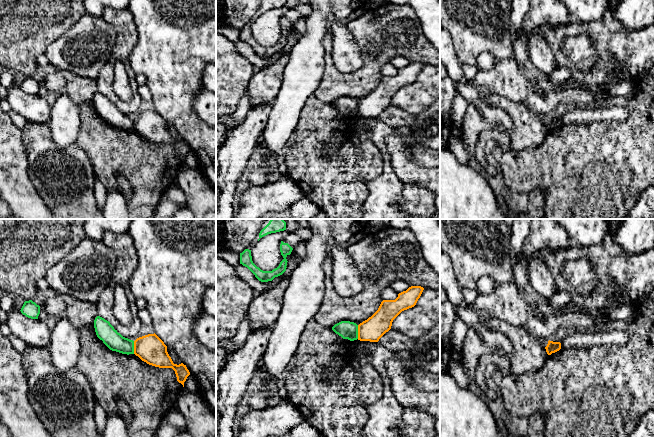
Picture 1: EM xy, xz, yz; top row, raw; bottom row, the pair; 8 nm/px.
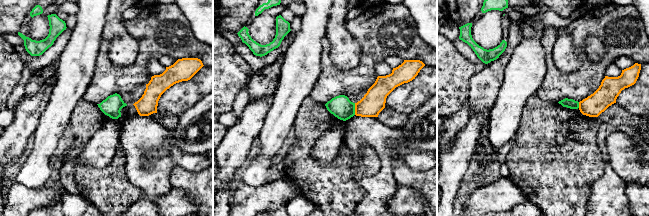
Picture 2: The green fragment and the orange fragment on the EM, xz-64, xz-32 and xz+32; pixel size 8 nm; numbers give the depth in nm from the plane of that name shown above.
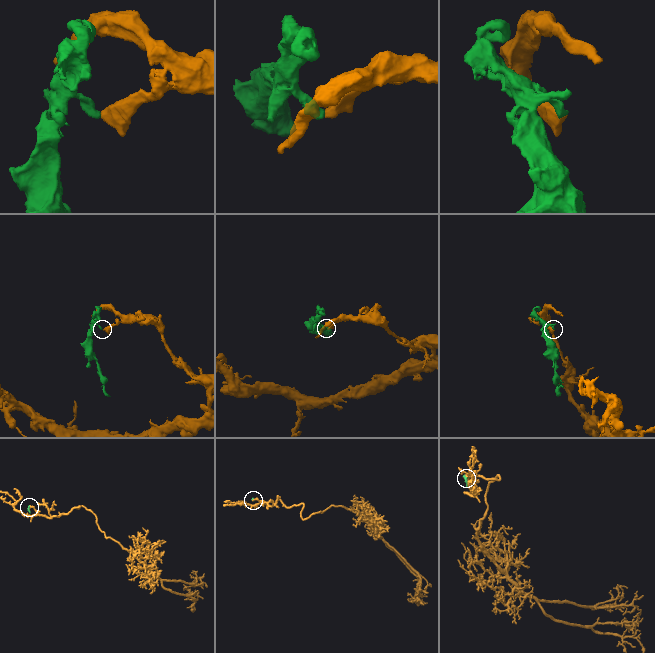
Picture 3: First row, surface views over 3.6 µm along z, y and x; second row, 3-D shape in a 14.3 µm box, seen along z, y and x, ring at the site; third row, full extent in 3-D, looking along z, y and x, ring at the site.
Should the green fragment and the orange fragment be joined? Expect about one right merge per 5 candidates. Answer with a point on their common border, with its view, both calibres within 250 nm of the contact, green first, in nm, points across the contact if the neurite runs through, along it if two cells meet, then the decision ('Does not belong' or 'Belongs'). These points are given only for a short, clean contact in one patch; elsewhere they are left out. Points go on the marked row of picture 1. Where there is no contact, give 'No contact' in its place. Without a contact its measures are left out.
Touches green at xz (357, 332). Thickness 140 nm (green) against 190 nm. Does not belong

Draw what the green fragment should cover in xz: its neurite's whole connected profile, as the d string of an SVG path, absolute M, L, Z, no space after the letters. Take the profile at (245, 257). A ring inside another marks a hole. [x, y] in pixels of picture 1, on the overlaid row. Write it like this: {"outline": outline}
{"outline": "M281 241L280 252L284 259L280 262L279 266L272 271L263 271L257 267L252 261L251 250L249 249L245 249L240 253L240 264L247 267L259 281L272 281L275 277L282 275L286 271L288 262L286 257L291 254L292 250L293 248L288 243Z"}

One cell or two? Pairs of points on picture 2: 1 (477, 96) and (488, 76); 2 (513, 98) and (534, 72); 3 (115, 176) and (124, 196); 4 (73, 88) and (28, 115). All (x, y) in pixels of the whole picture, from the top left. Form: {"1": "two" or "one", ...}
{"1": "one", "2": "one", "3": "one", "4": "two"}

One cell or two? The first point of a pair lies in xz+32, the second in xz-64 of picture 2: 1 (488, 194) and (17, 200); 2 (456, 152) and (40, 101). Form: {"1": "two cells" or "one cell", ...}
{"1": "one cell", "2": "one cell"}

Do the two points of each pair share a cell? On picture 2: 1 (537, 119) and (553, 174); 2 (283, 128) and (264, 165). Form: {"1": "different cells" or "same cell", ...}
{"1": "same cell", "2": "same cell"}

